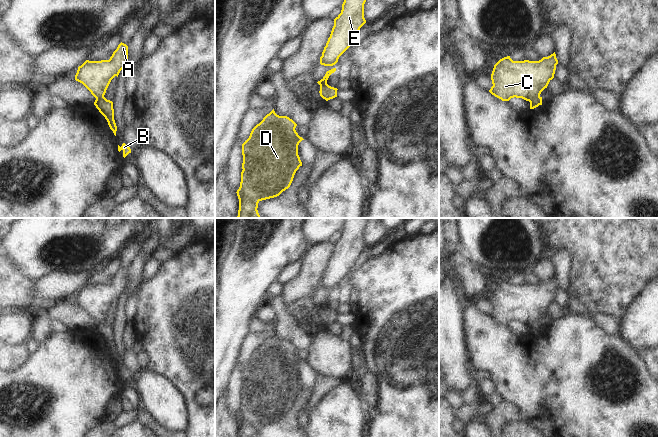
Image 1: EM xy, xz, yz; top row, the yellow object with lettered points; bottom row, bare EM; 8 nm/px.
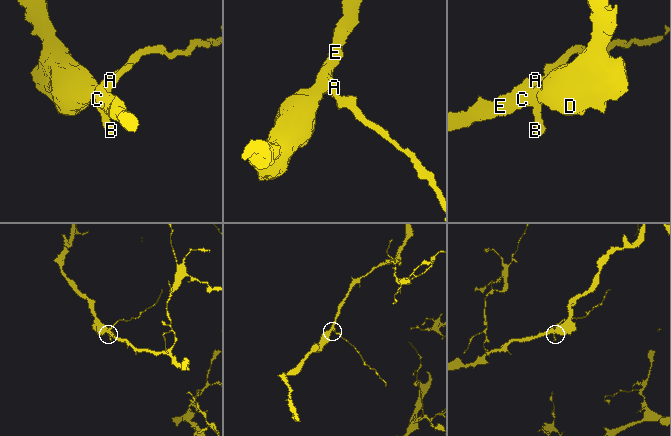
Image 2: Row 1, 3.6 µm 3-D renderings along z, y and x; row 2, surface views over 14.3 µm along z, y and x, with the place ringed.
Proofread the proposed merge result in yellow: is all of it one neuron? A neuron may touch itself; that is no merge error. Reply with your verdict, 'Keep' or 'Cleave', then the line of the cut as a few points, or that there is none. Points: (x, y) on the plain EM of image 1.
Keep. No split.

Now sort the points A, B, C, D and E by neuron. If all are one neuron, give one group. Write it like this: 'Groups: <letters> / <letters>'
Groups: A B C D E.

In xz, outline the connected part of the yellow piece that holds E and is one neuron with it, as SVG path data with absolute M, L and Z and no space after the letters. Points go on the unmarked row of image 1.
M345 218L341 237L334 243L330 261L320 281L321 289L335 289L355 264L360 252L366 247L364 228L368 219Z

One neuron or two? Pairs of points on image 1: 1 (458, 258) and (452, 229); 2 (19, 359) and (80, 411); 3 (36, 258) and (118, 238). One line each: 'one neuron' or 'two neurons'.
1: two neurons
2: two neurons
3: one neuron

